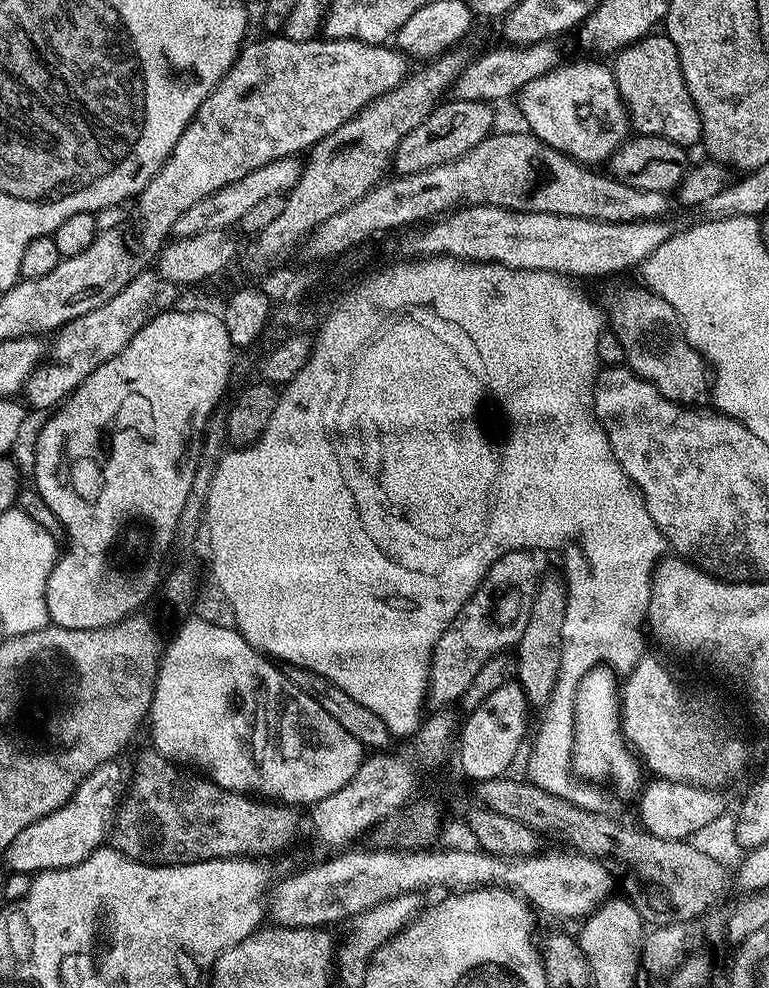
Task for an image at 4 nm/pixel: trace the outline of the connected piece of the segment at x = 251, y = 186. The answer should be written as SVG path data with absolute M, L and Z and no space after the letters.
M296 156L278 158L274 162L266 162L266 166L258 166L246 178L238 178L238 182L222 186L214 194L206 194L206 198L201 198L199 202L194 202L190 210L185 210L178 217L178 222L174 222L171 235L176 238L183 236L193 236L194 234L206 234L206 230L232 230L237 227L246 214L246 210L253 208L261 198L266 198L270 194L286 194L298 182L301 165Z

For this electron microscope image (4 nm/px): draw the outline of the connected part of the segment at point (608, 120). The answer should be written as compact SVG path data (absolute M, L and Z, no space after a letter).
M584 60L578 64L568 64L557 66L551 72L545 74L542 78L534 78L534 82L530 82L518 94L518 101L520 100L520 112L524 115L527 131L531 132L533 136L537 136L542 142L546 142L546 146L550 146L554 150L558 150L562 154L566 154L571 160L577 160L580 164L587 164L589 166L600 166L600 163L611 161L611 158L620 149L620 145L630 136L630 117L628 109L624 107L624 99L620 97L620 91L616 85L616 74L611 67L608 68L604 64L594 64L588 60Z

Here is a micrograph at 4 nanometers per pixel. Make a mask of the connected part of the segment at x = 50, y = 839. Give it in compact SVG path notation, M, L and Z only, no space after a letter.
M107 767L97 768L91 772L76 792L58 810L46 814L46 818L38 818L38 822L30 822L14 842L10 842L8 849L2 853L3 859L8 859L12 872L49 872L55 868L69 868L78 866L96 849L109 839L118 811L118 800L112 797L108 789Z

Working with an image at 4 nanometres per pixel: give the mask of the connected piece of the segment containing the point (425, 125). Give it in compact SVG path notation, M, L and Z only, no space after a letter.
M448 98L437 104L431 114L422 122L418 122L418 126L414 126L414 130L410 130L410 134L406 134L406 138L402 138L402 142L396 147L394 153L395 171L399 175L405 176L422 170L430 170L434 166L442 166L462 154L474 150L474 146L478 146L478 142L482 142L486 137L493 135L494 127L492 128L492 123L495 122L496 116L492 113L492 108L491 103L482 100L454 100Z

